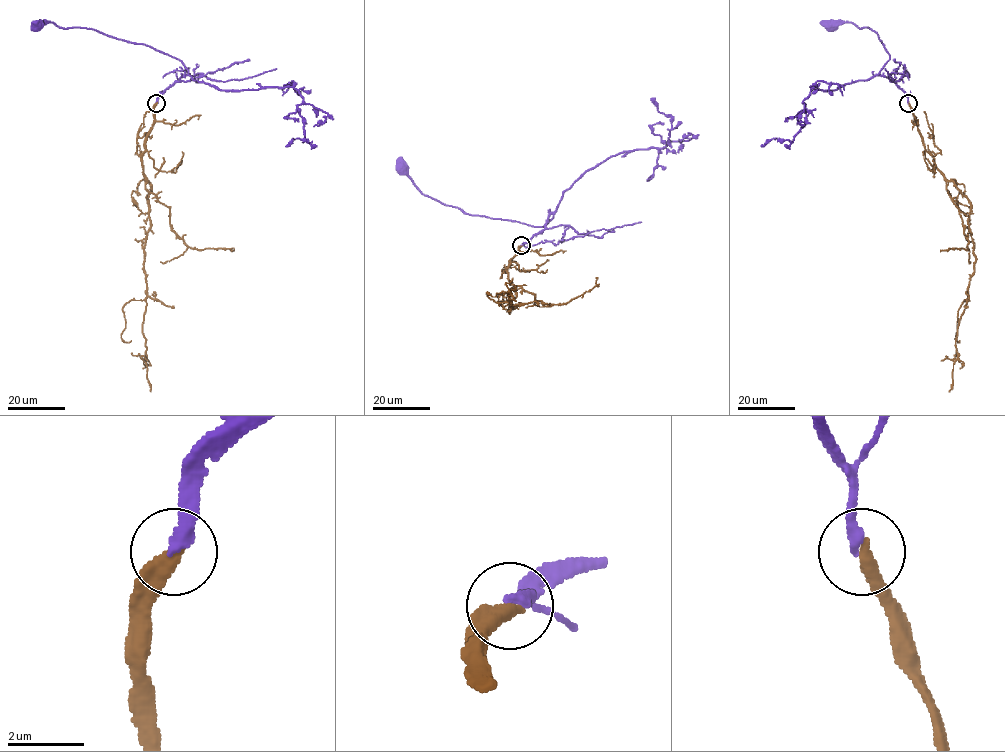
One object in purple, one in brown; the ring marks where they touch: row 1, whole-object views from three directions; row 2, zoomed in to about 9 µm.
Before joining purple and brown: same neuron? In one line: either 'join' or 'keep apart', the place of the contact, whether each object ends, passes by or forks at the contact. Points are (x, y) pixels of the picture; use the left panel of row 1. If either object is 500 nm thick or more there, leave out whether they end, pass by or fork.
join; place (156, 103); purple ends; brown ends

